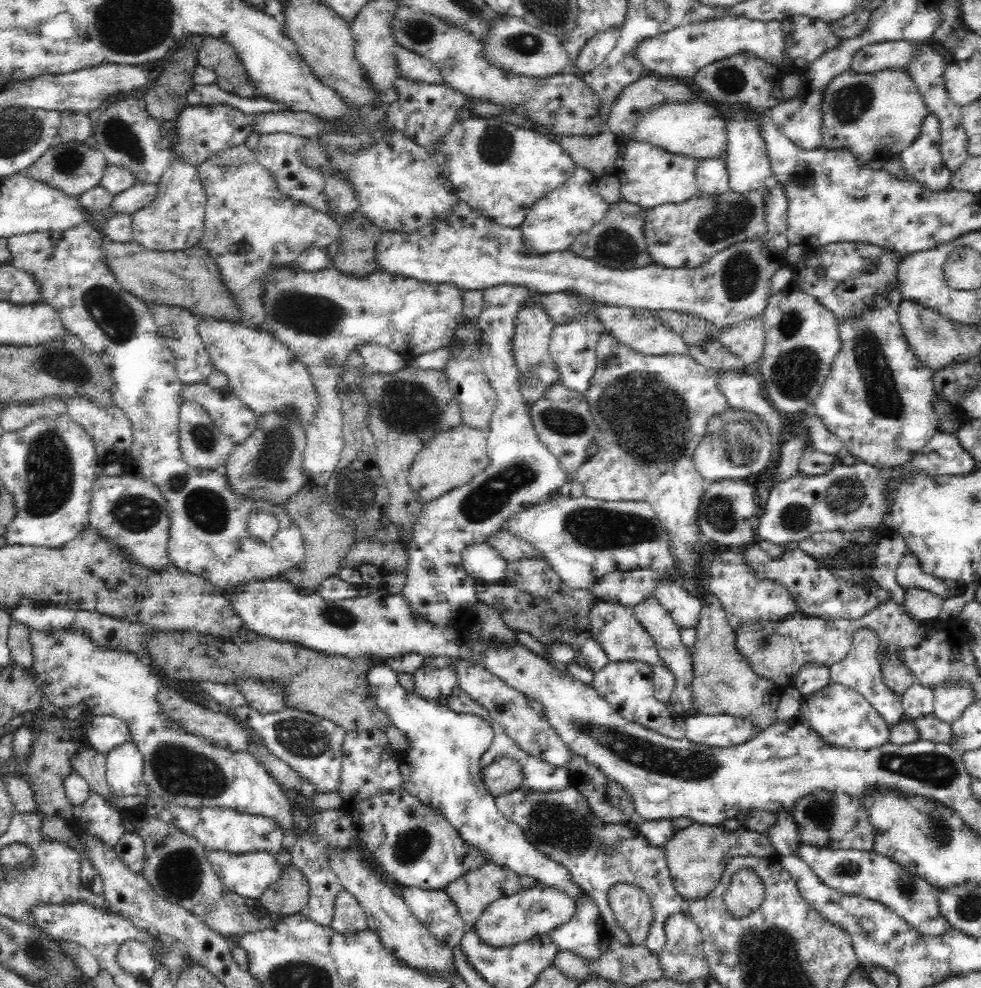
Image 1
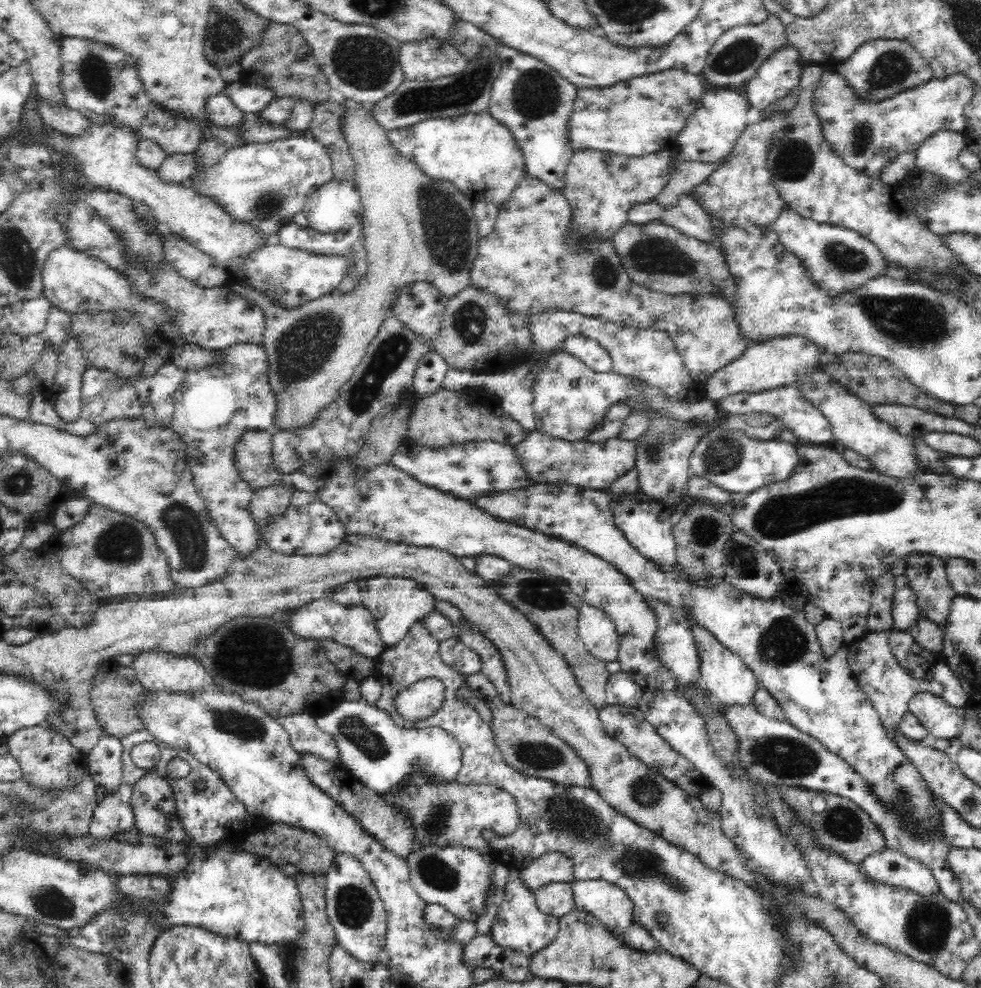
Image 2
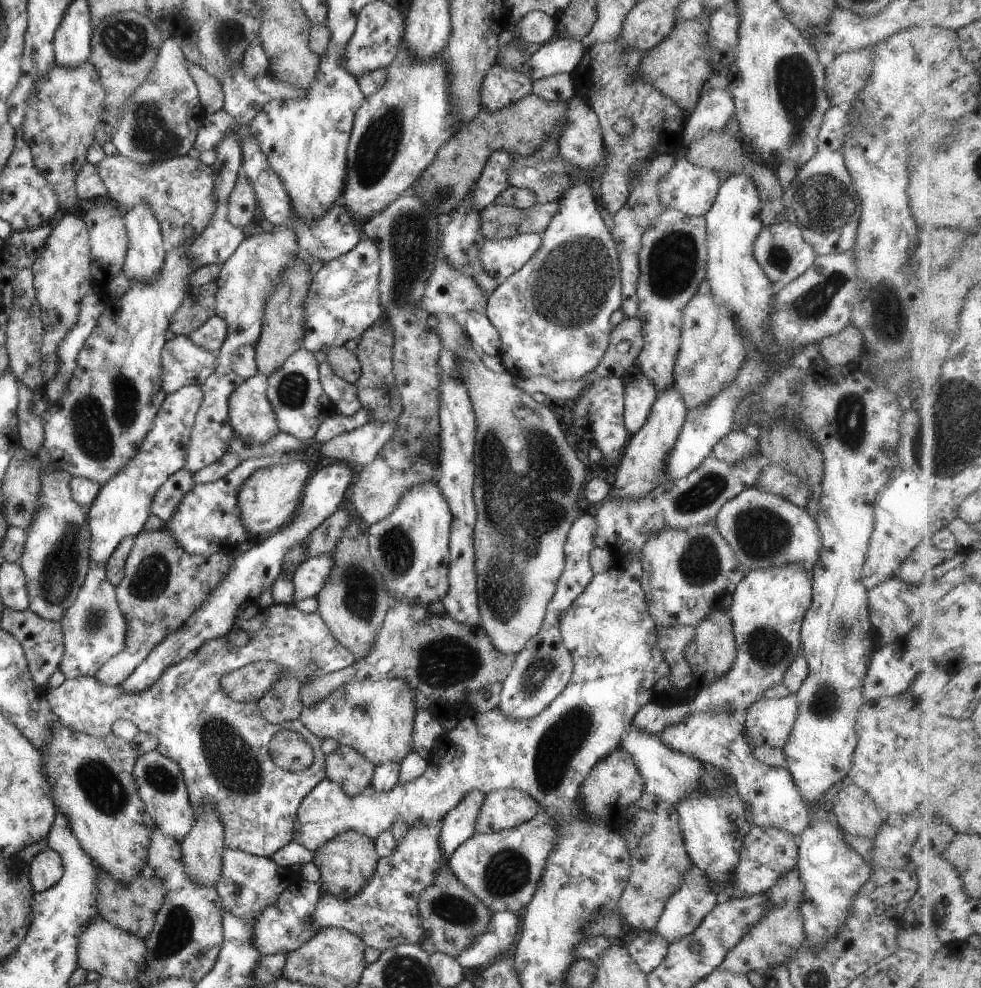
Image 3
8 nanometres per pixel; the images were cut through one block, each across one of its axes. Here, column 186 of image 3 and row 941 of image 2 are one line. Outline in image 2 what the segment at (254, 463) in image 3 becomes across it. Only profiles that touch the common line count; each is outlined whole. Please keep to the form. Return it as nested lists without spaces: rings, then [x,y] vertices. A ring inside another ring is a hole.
[[[509,869],[504,904],[500,906],[498,915],[493,919],[490,928],[490,937],[494,944],[500,947],[510,948],[518,952],[522,951],[524,955],[530,958],[539,950],[546,948],[556,938],[559,931],[559,920],[552,916],[546,916],[537,908],[534,900],[535,893],[528,891],[520,879],[518,871]]]

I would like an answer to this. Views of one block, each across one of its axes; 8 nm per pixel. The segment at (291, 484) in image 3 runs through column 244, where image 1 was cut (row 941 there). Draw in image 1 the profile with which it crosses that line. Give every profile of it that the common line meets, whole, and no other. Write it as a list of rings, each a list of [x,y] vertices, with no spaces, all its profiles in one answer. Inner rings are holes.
[[[540,884],[490,903],[471,930],[478,935],[480,943],[496,949],[531,941],[536,935],[546,935],[556,926],[570,922],[578,912],[576,902],[566,893]]]

